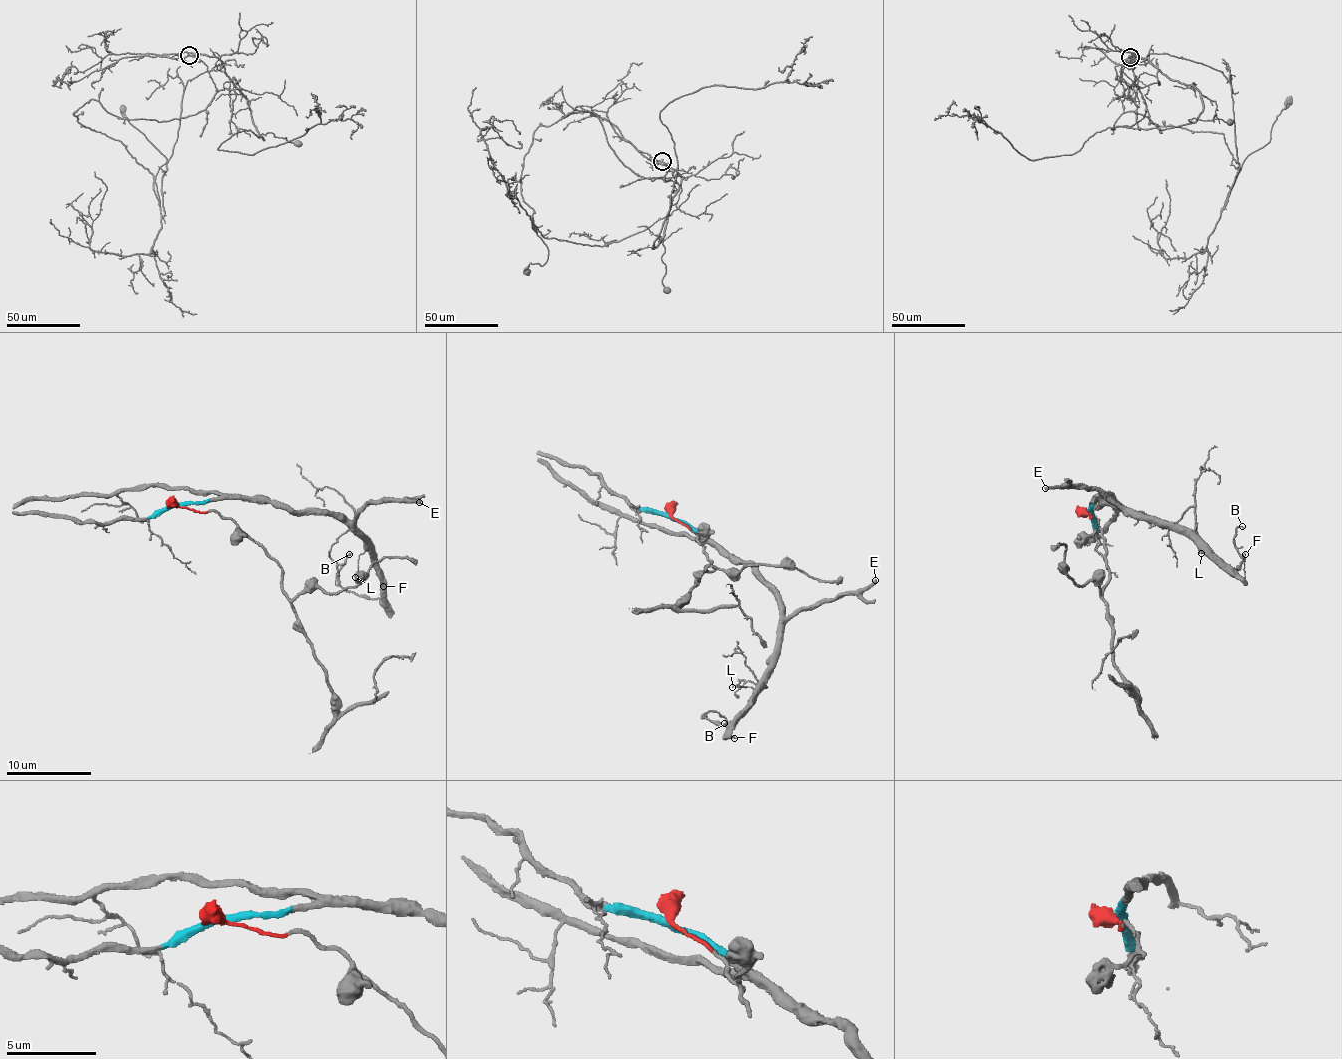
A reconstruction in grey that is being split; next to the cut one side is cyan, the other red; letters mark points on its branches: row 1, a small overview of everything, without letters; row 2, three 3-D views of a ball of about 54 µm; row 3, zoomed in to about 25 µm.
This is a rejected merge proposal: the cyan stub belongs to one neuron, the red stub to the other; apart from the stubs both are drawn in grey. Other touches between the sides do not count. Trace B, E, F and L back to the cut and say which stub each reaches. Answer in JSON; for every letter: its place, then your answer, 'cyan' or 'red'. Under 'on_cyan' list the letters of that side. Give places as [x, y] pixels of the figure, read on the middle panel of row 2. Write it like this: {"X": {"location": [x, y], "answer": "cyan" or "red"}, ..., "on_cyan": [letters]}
{"B": {"location": [724, 723], "answer": "cyan"}, "E": {"location": [875, 580], "answer": "cyan"}, "F": {"location": [734, 738], "answer": "cyan"}, "L": {"location": [732, 687], "answer": "cyan"}, "on_cyan": ["B", "E", "F", "L"]}

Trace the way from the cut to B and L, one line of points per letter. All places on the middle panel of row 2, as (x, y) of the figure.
B: (670, 517), (749, 561), (777, 600), (769, 679), (731, 720), (716, 725), (701, 715), (716, 712), (724, 724)
L: (670, 517), (686, 520), (729, 554), (749, 561), (777, 600), (781, 626), (773, 671), (754, 690), (733, 686)

